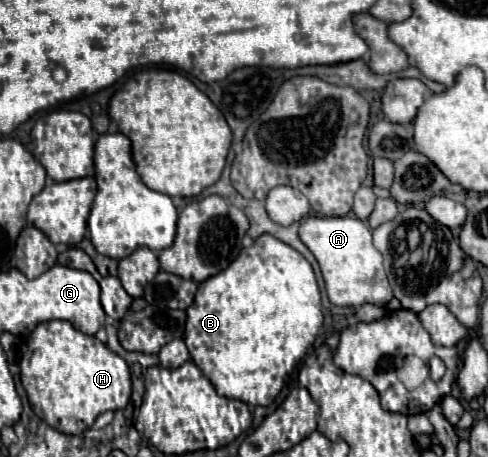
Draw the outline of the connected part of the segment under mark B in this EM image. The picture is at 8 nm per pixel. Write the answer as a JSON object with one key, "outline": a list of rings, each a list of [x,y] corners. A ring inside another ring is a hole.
{"outline":[[[270,234],[260,236],[250,248],[244,248],[230,268],[210,280],[204,280],[198,286],[194,304],[186,310],[186,314],[184,342],[194,364],[202,368],[204,376],[212,382],[220,396],[236,398],[252,406],[268,406],[274,402],[286,376],[314,344],[324,320],[320,310],[320,290],[312,266],[300,252]]]}

